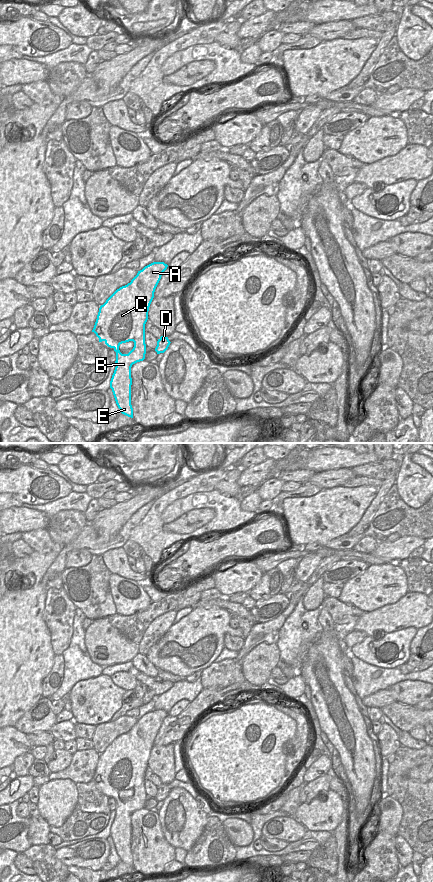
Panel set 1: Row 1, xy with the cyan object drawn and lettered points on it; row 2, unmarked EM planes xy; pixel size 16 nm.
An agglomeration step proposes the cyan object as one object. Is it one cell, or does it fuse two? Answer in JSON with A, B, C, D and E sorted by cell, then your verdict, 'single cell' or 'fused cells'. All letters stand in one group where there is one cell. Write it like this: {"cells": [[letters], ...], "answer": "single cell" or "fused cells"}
{"cells": [["A", "B", "C", "D", "E"]], "answer": "single cell"}

